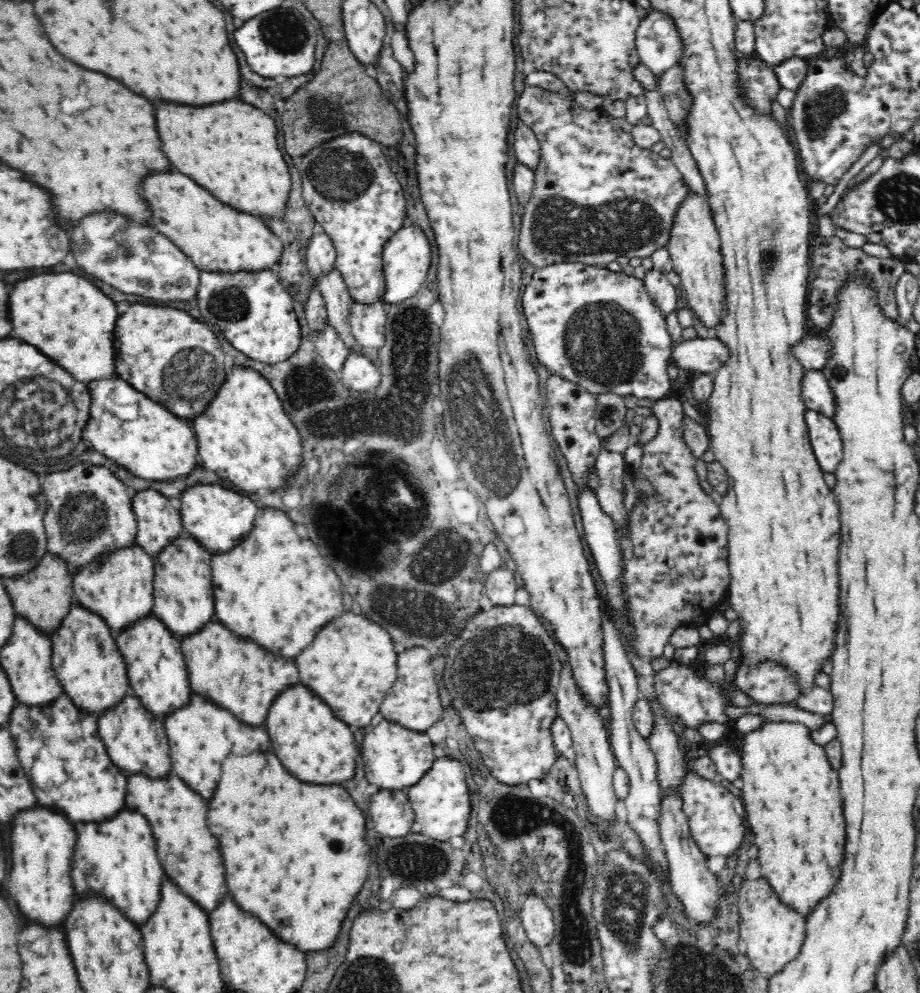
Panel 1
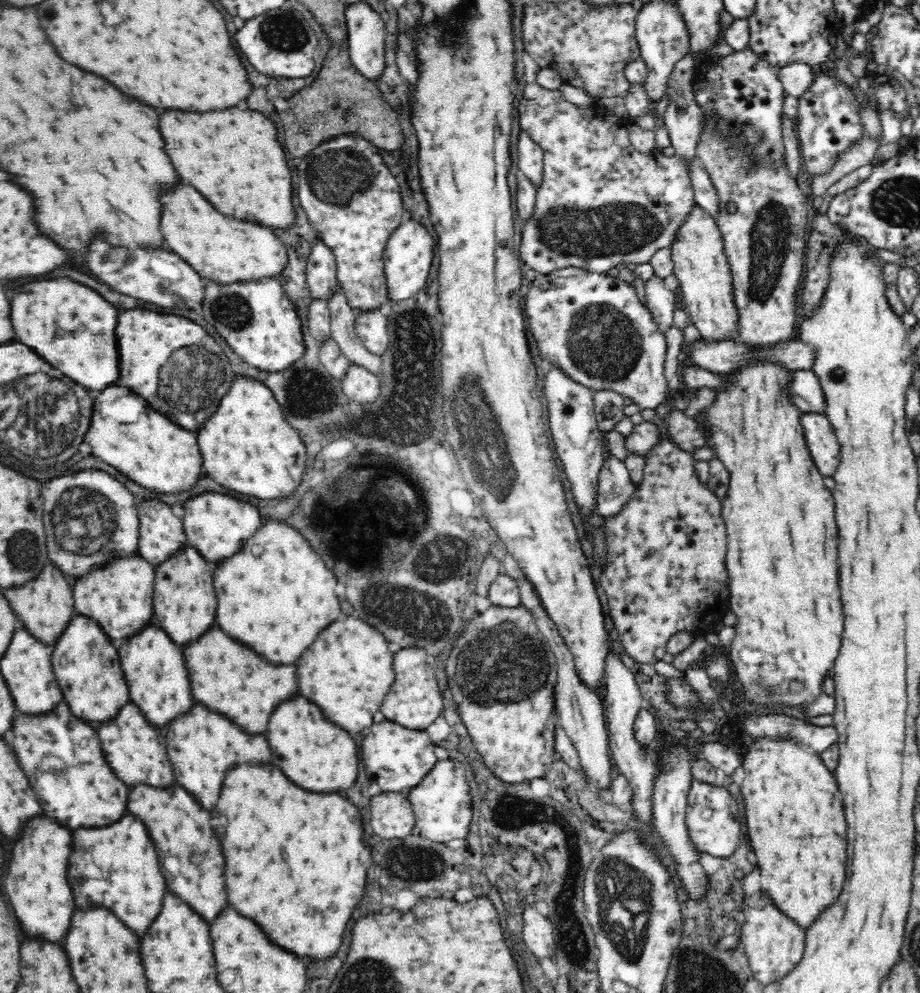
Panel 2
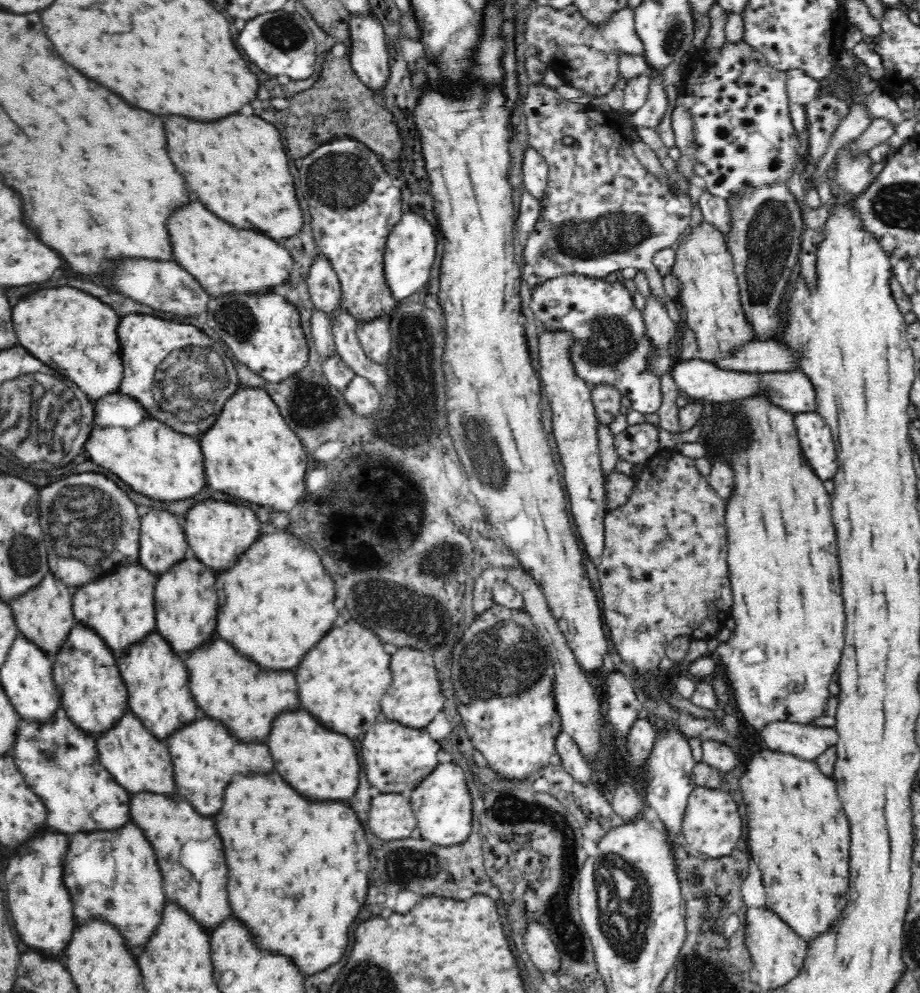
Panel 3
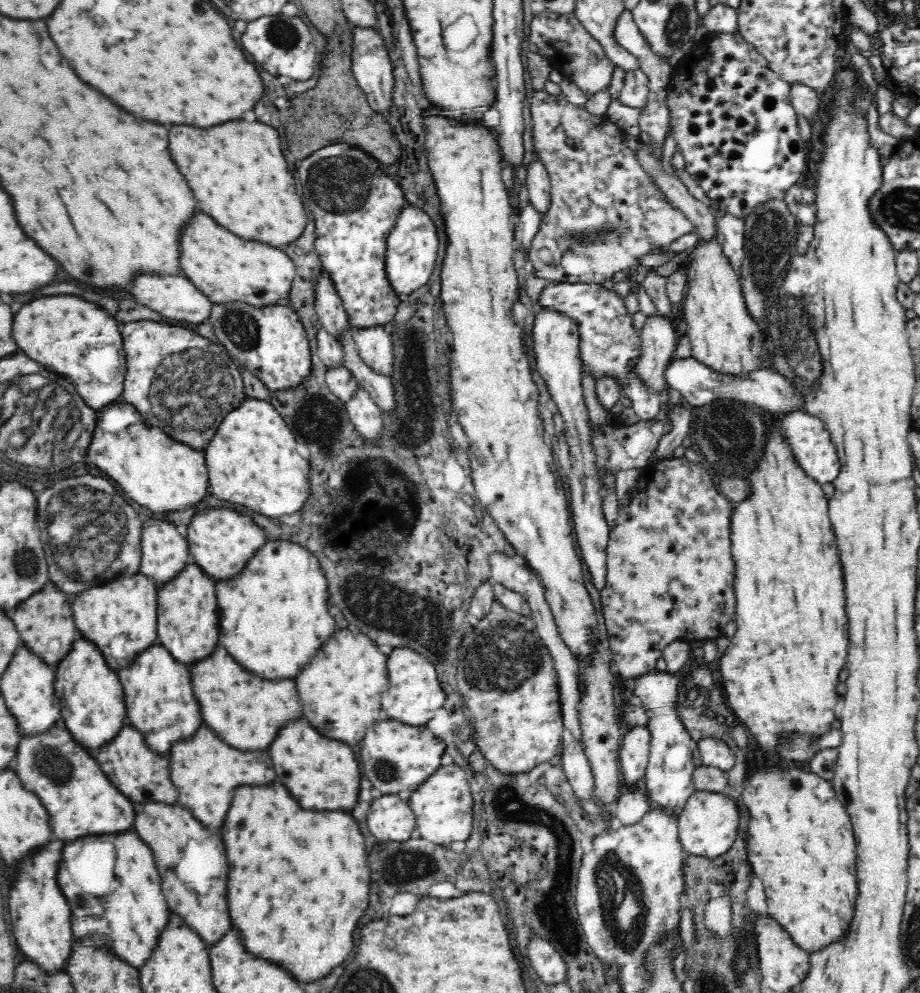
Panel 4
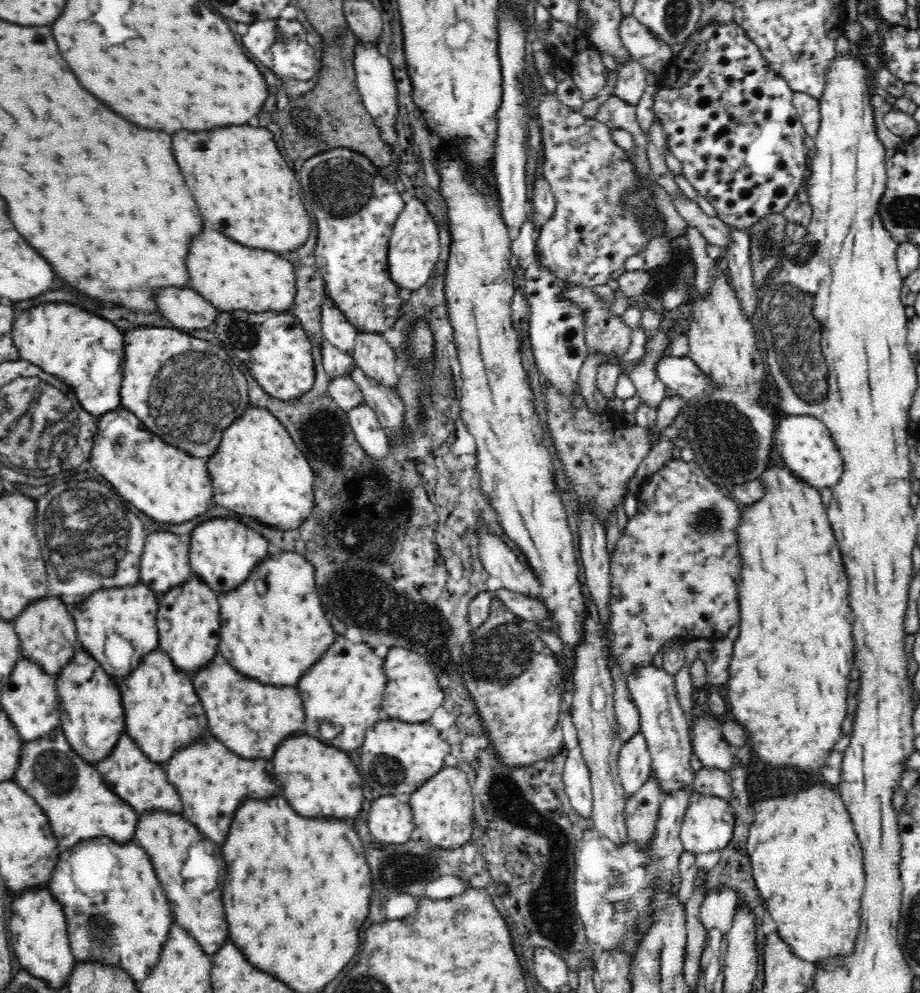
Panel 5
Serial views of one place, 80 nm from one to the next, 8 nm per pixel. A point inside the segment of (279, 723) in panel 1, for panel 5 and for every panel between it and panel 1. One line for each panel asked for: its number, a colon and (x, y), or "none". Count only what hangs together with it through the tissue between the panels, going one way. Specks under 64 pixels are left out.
2: (316, 755)
3: (323, 765)
4: (321, 774)
5: (319, 781)

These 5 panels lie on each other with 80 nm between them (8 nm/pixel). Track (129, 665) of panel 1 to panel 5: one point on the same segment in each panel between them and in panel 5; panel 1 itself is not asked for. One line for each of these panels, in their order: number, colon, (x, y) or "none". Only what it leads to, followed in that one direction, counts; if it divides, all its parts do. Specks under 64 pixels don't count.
2: (154, 667)
3: (156, 680)
4: (159, 702)
5: (162, 713)

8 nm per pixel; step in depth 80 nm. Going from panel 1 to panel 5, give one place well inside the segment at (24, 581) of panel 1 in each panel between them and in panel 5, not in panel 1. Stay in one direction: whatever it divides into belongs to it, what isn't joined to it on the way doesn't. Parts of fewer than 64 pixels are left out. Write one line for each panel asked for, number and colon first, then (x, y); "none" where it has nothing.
2: (45, 606)
3: (44, 616)
4: (44, 622)
5: (48, 637)

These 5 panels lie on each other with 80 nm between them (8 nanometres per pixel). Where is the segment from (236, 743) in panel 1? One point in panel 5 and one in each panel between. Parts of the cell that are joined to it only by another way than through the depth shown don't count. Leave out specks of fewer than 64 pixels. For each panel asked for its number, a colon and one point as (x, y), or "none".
2: (202, 745)
3: (205, 757)
4: (206, 771)
5: (211, 781)

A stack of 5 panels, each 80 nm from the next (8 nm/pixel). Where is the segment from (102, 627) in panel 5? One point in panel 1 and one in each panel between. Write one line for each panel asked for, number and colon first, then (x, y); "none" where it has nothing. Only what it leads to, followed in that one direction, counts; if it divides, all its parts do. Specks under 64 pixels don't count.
1: (118, 587)
2: (119, 595)
3: (120, 607)
4: (120, 618)

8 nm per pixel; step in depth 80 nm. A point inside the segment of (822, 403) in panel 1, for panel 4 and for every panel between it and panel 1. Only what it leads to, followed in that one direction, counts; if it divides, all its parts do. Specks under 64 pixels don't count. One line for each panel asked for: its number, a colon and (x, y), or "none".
2: (804, 390)
3: (700, 382)
4: (765, 389)

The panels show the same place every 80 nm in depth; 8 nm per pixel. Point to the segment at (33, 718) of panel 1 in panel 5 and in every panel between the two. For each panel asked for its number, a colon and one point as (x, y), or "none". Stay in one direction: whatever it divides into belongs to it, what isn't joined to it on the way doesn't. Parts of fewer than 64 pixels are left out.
2: (60, 755)
3: (59, 762)
4: (51, 765)
5: (72, 794)

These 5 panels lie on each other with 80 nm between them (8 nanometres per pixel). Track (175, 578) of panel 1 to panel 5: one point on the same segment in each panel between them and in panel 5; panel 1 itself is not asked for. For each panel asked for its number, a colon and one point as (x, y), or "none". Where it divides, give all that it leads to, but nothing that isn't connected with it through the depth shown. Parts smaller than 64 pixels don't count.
2: (184, 603)
3: (185, 597)
4: (187, 614)
5: (188, 620)

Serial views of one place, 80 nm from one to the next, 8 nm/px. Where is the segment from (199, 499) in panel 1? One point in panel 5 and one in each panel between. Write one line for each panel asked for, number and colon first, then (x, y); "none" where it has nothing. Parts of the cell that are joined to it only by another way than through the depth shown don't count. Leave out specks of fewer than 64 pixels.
2: (216, 525)
3: (218, 532)
4: (221, 541)
5: (222, 552)

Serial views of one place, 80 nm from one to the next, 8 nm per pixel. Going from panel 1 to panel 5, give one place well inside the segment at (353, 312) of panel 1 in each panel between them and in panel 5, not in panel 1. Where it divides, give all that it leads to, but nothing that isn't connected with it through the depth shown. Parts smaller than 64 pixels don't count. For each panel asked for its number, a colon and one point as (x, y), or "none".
2: (371, 328)
3: (374, 336)
4: (374, 344)
5: (372, 355)

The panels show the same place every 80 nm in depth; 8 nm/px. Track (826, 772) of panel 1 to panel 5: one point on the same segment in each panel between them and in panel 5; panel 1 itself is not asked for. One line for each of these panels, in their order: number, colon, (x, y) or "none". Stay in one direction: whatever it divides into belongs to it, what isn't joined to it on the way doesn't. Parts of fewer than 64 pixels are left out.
2: (797, 829)
3: (798, 835)
4: (801, 845)
5: (808, 864)

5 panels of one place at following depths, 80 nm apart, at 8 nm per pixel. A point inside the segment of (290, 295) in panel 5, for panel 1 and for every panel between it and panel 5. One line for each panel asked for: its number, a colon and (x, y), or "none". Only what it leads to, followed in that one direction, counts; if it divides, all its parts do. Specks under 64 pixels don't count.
1: (216, 237)
2: (219, 248)
3: (224, 260)
4: (227, 269)

